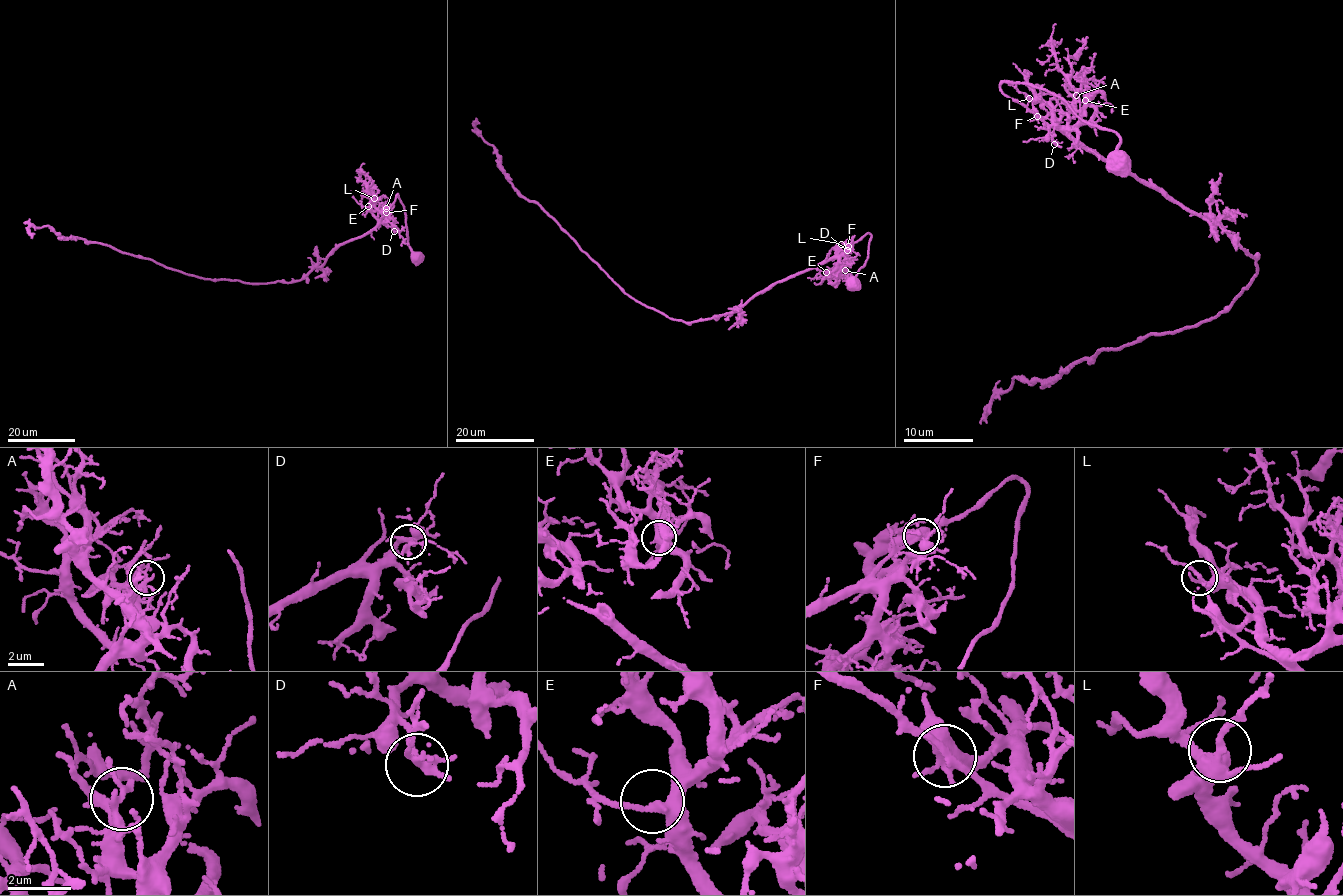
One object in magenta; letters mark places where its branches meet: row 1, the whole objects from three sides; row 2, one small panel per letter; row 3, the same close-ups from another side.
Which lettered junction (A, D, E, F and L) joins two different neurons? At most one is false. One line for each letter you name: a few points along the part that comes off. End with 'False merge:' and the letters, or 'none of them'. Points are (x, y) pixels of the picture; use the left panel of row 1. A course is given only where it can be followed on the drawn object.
False merge: none of them

